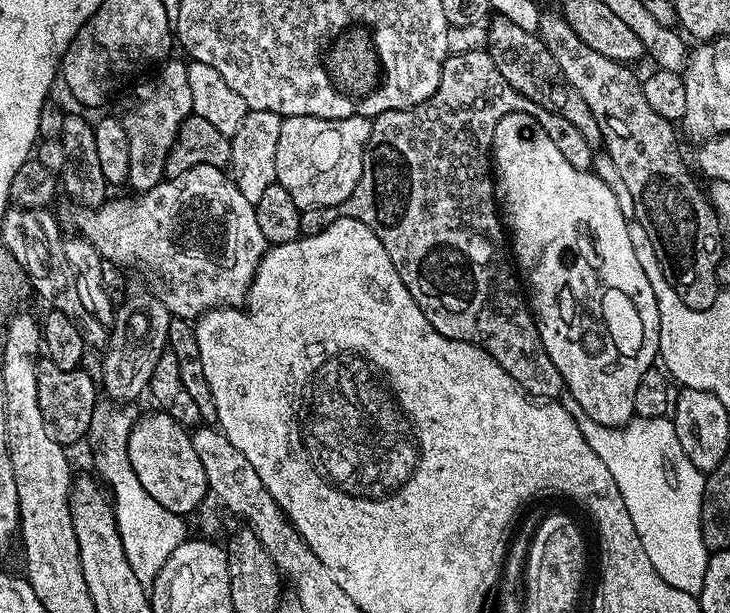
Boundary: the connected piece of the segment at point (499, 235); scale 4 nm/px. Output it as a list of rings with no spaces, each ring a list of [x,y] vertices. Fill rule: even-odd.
[[[469,50],[449,55],[448,58],[449,60],[444,64],[444,69],[440,72],[440,81],[437,82],[436,89],[424,101],[421,99],[411,106],[404,106],[408,108],[392,108],[389,112],[382,113],[377,120],[373,119],[371,121],[370,138],[364,144],[362,178],[358,178],[358,186],[354,190],[354,194],[350,194],[350,198],[345,204],[337,204],[334,208],[303,209],[300,214],[300,230],[304,236],[313,236],[321,232],[326,226],[330,226],[340,216],[353,216],[356,220],[366,222],[366,226],[370,226],[370,230],[374,230],[374,234],[378,234],[382,246],[386,246],[386,250],[390,254],[390,258],[394,262],[402,282],[415,300],[423,301],[425,299],[424,296],[437,300],[440,303],[441,310],[449,312],[456,319],[457,326],[464,331],[461,333],[471,340],[472,343],[485,348],[496,359],[498,366],[502,366],[502,370],[506,370],[506,374],[510,374],[510,378],[514,378],[514,382],[519,388],[524,389],[533,398],[539,398],[541,401],[548,402],[553,398],[559,397],[565,391],[564,379],[558,374],[558,366],[554,366],[550,354],[546,354],[544,343],[540,337],[540,331],[536,328],[536,318],[532,315],[529,301],[526,299],[518,280],[518,285],[516,285],[516,280],[512,277],[513,265],[510,263],[510,256],[506,251],[506,228],[502,223],[501,217],[498,215],[498,196],[494,191],[494,176],[490,171],[492,139],[494,138],[494,130],[498,126],[498,122],[502,117],[511,112],[531,113],[534,101],[528,97],[529,93],[527,91],[521,90],[508,82],[506,78],[502,78],[498,66],[494,66],[494,62],[488,56],[487,51],[480,50],[480,52],[476,52],[476,50]]]

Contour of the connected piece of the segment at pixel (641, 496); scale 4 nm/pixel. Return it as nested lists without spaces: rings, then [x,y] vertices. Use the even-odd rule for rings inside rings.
[[[565,395],[560,403],[575,417],[586,442],[590,442],[590,450],[606,464],[610,478],[622,494],[622,502],[626,502],[626,510],[630,510],[630,522],[634,522],[642,550],[646,550],[646,558],[650,558],[654,570],[675,588],[699,593],[710,555],[700,525],[706,476],[686,458],[671,419],[667,415],[637,415],[621,428],[611,428],[584,412],[572,396]]]

